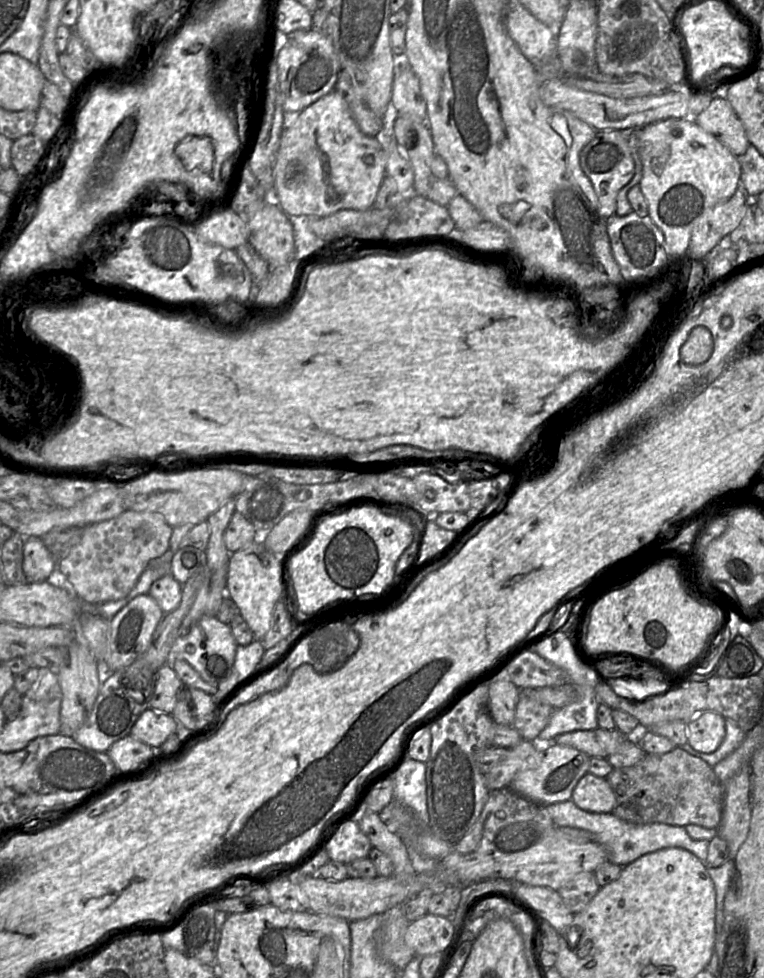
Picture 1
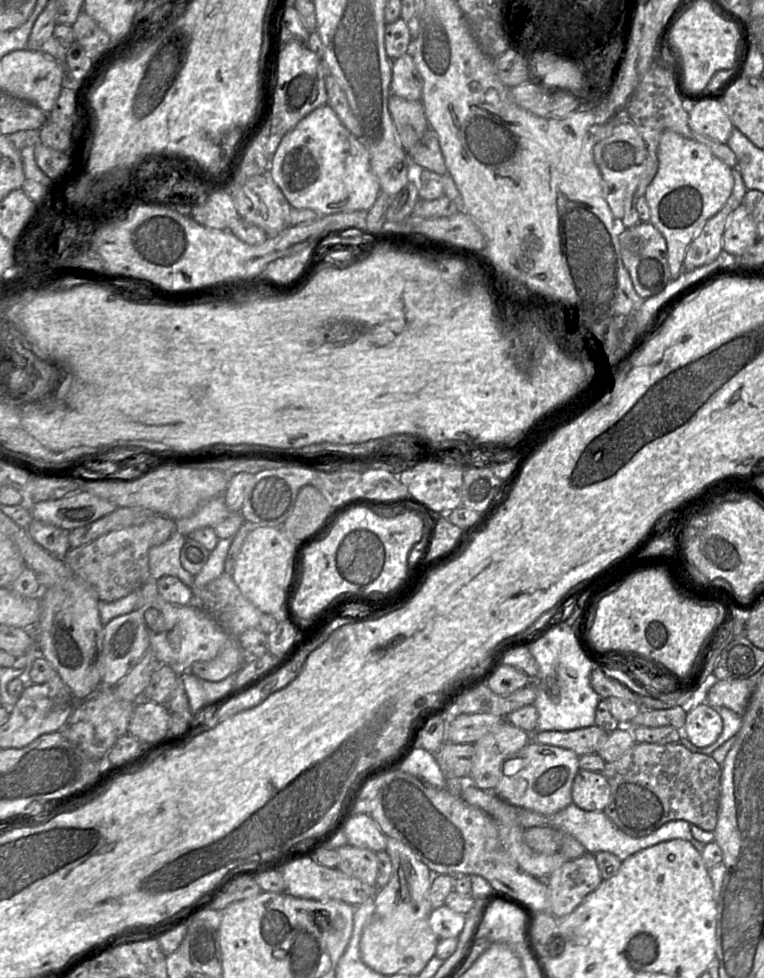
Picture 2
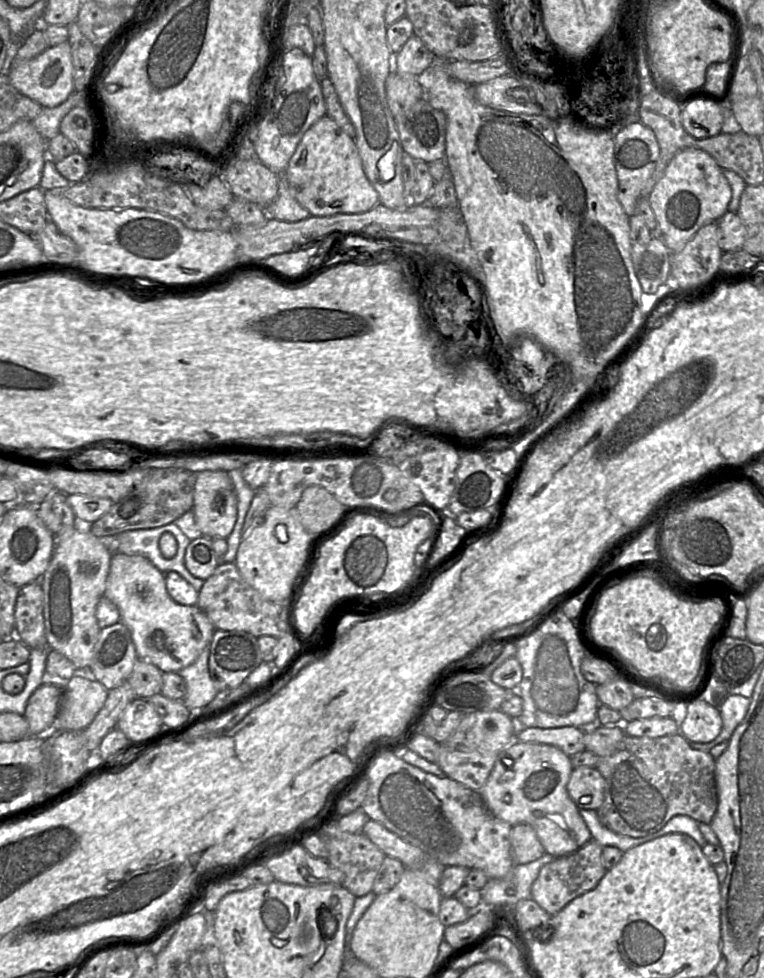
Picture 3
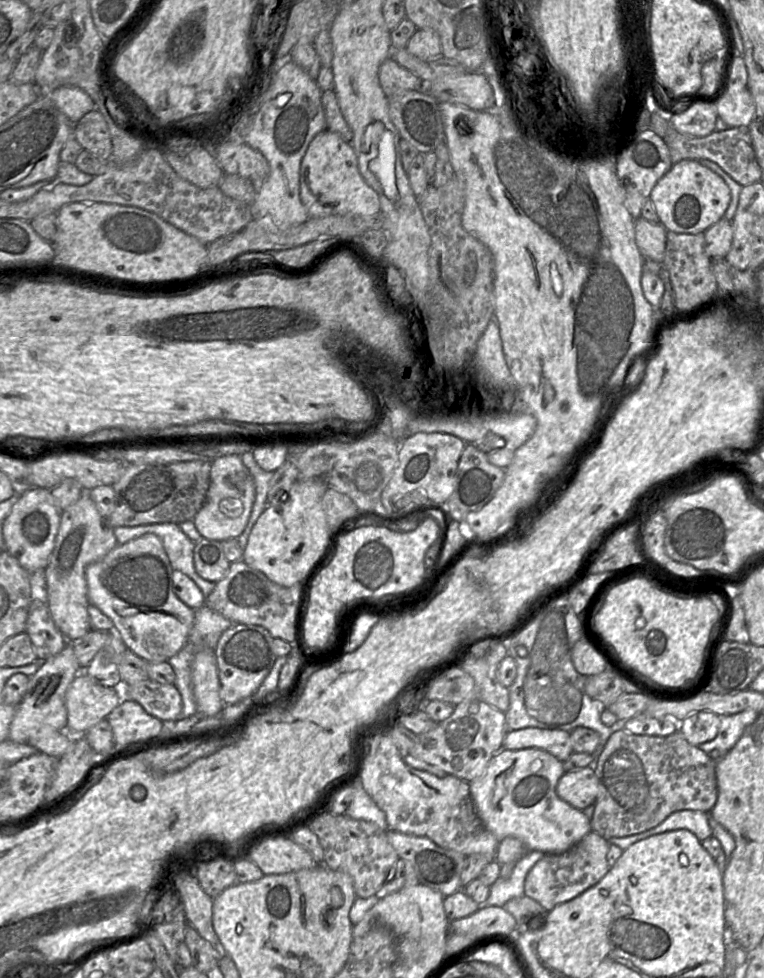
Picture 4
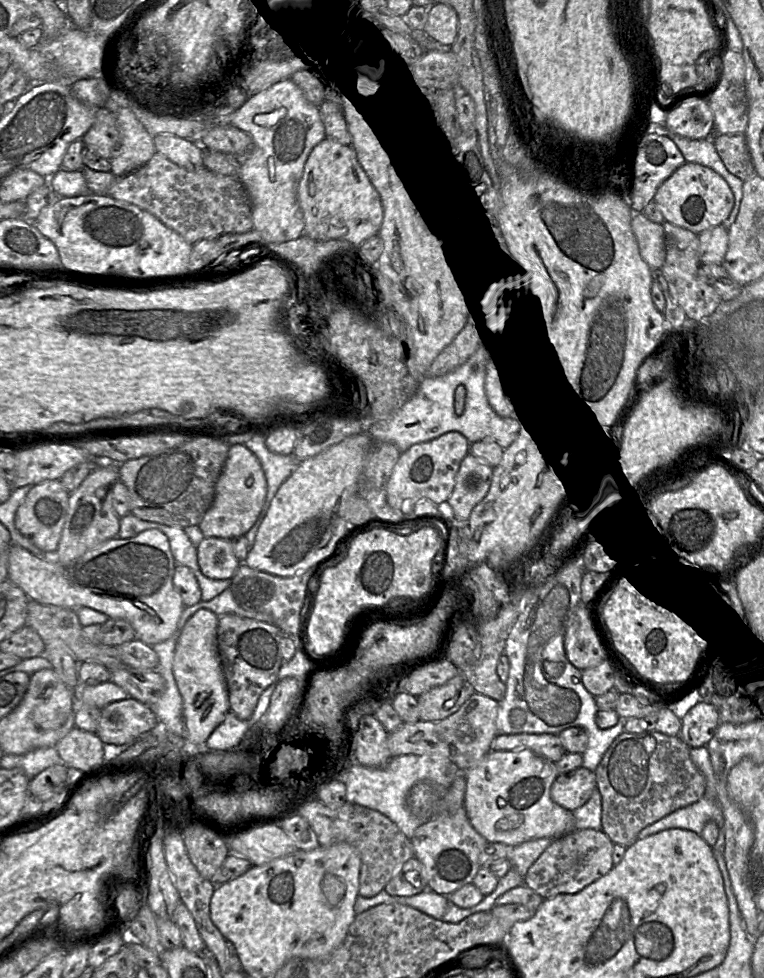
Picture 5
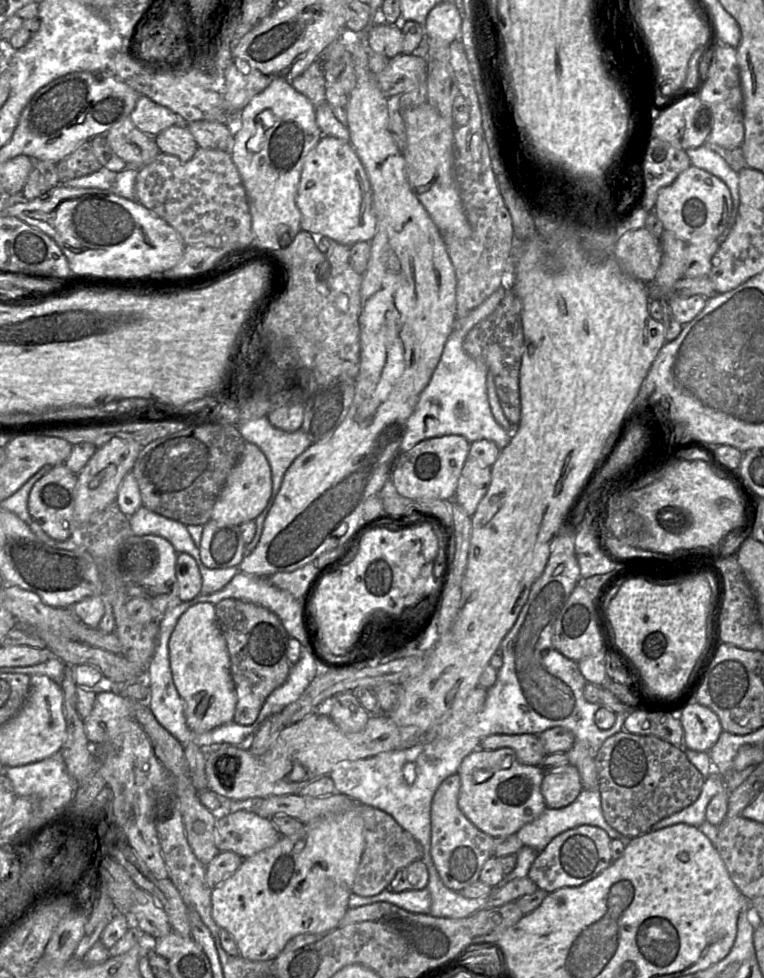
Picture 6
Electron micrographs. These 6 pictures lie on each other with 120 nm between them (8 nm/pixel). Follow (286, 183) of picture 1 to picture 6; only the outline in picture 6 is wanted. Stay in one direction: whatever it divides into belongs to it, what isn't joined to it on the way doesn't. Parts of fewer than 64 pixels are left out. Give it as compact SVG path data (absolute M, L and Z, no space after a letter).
M322 135L303 165L296 195L301 229L340 244L370 242L377 230L372 189L366 170L350 141Z

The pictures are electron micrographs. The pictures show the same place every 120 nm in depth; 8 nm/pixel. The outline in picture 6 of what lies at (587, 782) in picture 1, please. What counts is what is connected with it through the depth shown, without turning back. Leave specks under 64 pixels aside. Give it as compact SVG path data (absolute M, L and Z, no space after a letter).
M571 764L546 772L541 783L541 794L546 806L551 809L570 805L582 790L580 774Z

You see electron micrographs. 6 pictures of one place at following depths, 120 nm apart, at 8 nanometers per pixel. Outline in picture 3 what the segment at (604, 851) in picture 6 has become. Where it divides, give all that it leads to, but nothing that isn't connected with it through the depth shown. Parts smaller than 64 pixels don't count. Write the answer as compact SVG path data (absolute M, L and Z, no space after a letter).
M591 838L577 851L554 858L545 864L531 886L531 899L552 916L576 897L592 890L607 871L602 862L602 849L603 847Z

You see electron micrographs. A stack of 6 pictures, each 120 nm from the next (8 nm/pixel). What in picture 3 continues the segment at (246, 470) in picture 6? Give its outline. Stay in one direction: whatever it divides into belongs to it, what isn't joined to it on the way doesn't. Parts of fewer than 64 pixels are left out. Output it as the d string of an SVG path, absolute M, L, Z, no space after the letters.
M226 471L197 473L193 513L203 536L227 538L237 520L237 499Z

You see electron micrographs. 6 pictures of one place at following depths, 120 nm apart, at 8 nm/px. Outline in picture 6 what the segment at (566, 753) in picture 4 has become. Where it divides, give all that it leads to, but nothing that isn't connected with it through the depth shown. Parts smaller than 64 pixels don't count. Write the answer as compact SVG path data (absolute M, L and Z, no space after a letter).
M534 734L489 735L481 741L480 748L484 750L511 748L517 760L526 765L539 766L547 755L541 740Z

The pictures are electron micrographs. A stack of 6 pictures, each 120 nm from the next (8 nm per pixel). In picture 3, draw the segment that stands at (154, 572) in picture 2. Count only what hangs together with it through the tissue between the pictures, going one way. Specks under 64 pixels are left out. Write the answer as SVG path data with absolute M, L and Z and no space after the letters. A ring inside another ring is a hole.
M174 522L157 528L126 531L113 536L118 538L117 552L141 555L164 574L177 572L197 592L201 590L205 580L194 577L184 563L186 548L191 541ZM164 533L172 534L177 543L176 553L172 558L165 558L159 549L159 541Z

